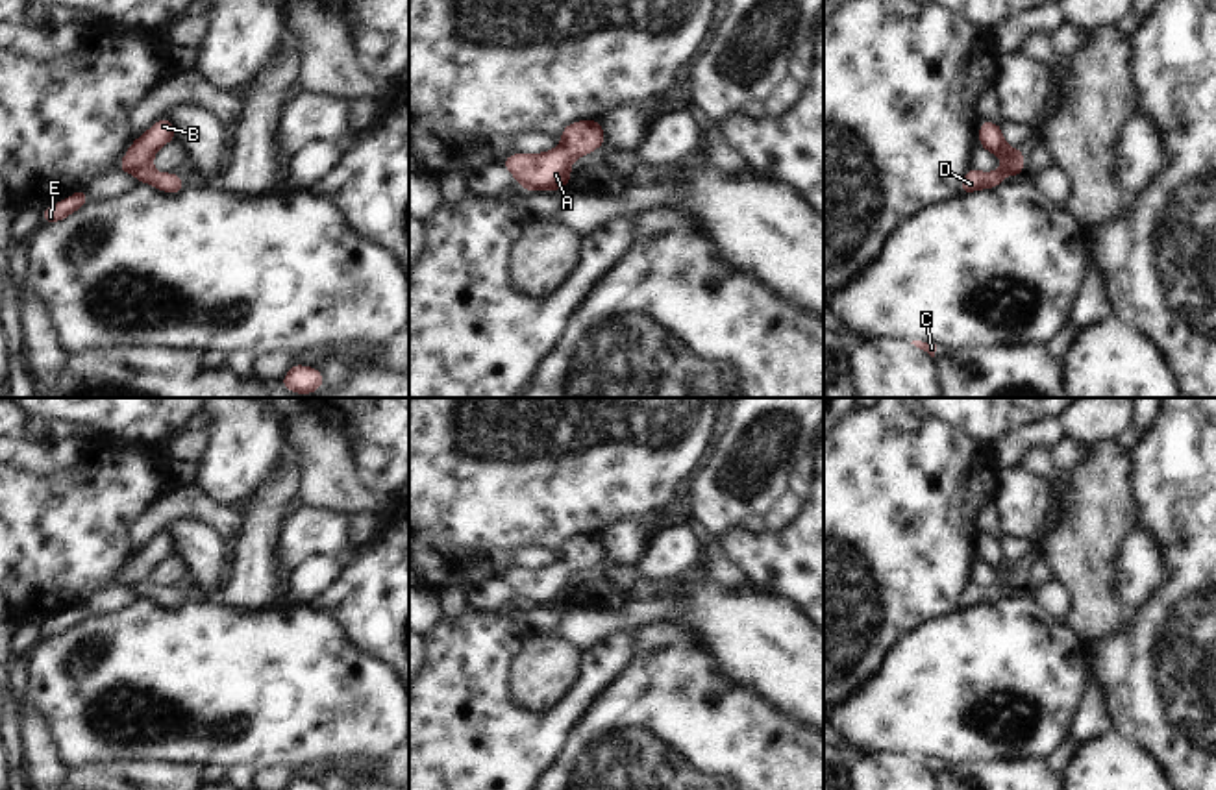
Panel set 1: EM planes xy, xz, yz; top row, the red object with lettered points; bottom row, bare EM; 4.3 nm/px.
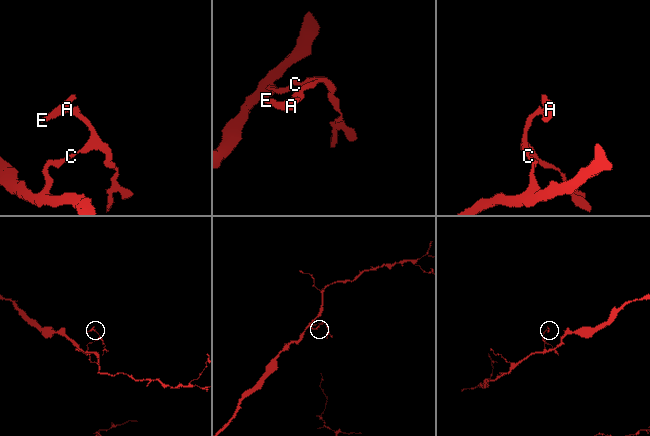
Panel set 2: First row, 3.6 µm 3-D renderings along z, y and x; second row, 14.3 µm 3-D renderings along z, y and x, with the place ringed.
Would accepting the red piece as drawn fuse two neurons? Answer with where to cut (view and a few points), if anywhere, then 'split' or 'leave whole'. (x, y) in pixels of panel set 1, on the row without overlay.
cut none; leave whole

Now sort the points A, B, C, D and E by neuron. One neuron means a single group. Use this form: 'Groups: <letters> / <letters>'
Groups: A B C D E.

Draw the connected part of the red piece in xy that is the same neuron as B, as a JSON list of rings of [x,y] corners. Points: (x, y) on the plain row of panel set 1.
[[[159,533],[146,548],[131,557],[117,585],[130,586],[139,598],[150,598],[163,607],[178,609],[185,605],[176,586],[157,588],[152,583],[155,566],[168,555],[176,555],[176,542],[170,533]]]

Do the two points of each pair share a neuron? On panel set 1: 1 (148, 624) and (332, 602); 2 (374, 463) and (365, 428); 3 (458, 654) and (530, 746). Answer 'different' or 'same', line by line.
1: different
2: same
3: same

